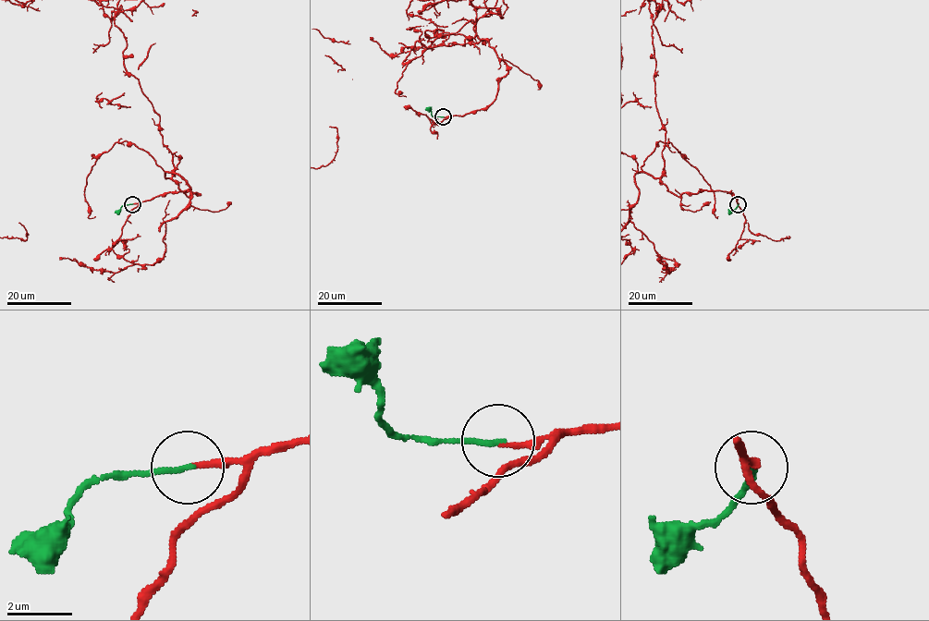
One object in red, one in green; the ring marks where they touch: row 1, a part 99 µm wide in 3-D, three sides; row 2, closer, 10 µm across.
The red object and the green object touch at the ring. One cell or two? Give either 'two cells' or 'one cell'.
one cell

